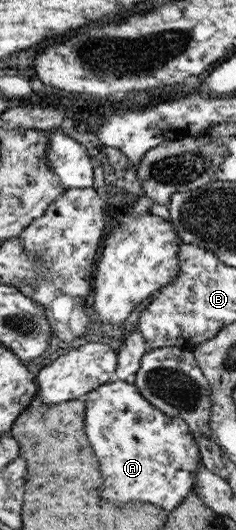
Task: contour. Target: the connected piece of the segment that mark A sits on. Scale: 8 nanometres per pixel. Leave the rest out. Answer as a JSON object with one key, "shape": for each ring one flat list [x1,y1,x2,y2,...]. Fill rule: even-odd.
{"shape":[[111,380,83,397,87,406,85,431,93,451,100,460,101,497,119,506,132,501,150,503,172,512,193,491,202,470,200,448,184,419,165,414,146,399,132,381]]}

